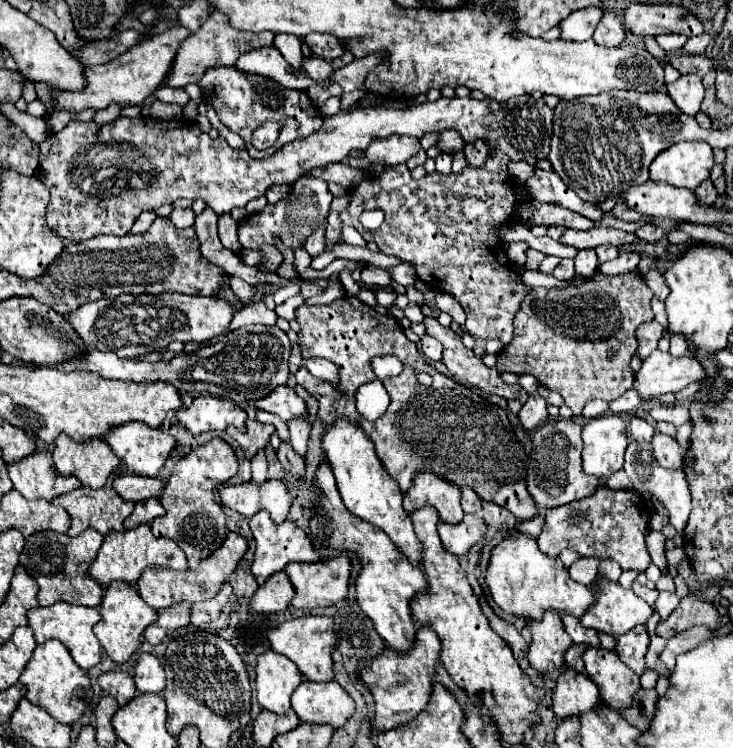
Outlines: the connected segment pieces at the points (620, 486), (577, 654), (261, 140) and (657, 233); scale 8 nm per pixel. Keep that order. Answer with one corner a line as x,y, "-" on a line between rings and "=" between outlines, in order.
619,470
617,474
613,474
613,476
607,478
605,486
607,486
607,488
613,488
613,490
625,490
625,488
631,490
631,480
627,478
627,474
625,474
623,470
=
571,646
569,650
567,650
567,654
565,654
565,666
569,668
569,670
575,670
575,672
585,672
585,668
583,668
583,652
585,652
587,648
585,646
=
267,121
263,123
259,128
253,133
253,146
257,150
267,150
275,144
277,136
279,136
282,126
279,123
273,121
=
645,224
645,226
641,226
641,228
635,230
635,236
637,236
639,240
643,240
643,242
655,244
655,242
659,242
659,240
663,238
663,230
659,230
659,228
651,226
651,224

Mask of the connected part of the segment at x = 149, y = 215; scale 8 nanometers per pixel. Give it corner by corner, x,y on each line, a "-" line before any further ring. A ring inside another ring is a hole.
143,212
143,214
137,218
137,222
133,224
131,232
133,232
133,234
141,234
141,232
147,232
147,230
149,230
149,226
153,224
153,218
155,218
155,216
157,216
155,212

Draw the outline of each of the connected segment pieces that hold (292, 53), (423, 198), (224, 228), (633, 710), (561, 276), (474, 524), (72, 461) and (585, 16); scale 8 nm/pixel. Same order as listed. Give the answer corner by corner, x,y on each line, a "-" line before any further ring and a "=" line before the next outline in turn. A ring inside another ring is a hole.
279,34
279,36
275,38
275,48
283,54
283,58
285,58
295,70
303,70
303,54
301,54
301,40
299,40
299,38
=
495,150
491,158
485,162
485,166
481,168
465,166
461,174
443,176
435,172
435,174
427,174
421,180
413,180
405,164
399,164
397,168
391,166
381,176
363,180
353,190
351,206
341,214
343,224
353,226
365,240
373,240
383,254
407,260
409,264
415,266
419,280
435,286
441,292
451,294
465,310
467,314
465,330
473,338
481,338
481,340
495,338
503,342
503,346
511,342
515,312
519,310
525,294
531,292
531,288
523,284
521,274
515,272
517,268
509,264
503,242
497,234
497,228
501,224
515,222
517,210
523,206
525,200
529,200
529,196
519,192
517,184
509,178
507,164
509,164
507,154
503,154
501,150
-
375,208
385,212
385,222
377,230
367,230
361,226
359,216
363,210
375,210
=
229,214
219,216
219,238
221,238
223,246
233,252
241,250
241,244
237,240
237,228
239,228
239,224
=
633,702
633,706
627,708
627,710
619,710
619,714
621,714
631,726
639,728
641,732
647,732
647,730
649,730
651,720
643,716
643,710
641,710
641,706
637,706
637,702
=
565,258
561,260
561,264
553,270
553,276
557,280
571,280
575,276
575,268
573,268
573,258
=
467,514
459,524
439,522
439,536
445,550
459,558
467,558
469,550
485,538
485,532
485,522
479,516
=
59,436
53,450
55,468
63,476
77,476
83,486
99,490
105,486
113,468
119,466
119,458
113,454
105,440
73,442
69,436
=
583,8
579,12
571,12
567,18
563,18
563,22
559,22
559,28
561,28
559,38
571,40
571,42
589,40
601,16
603,14
599,8

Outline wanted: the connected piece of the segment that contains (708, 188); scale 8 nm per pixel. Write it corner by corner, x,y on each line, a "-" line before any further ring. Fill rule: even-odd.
705,180
705,182
695,190
695,196
697,196
699,204
703,204
703,206
711,206
711,204
715,202
715,198
717,198
717,192
715,192
713,182
711,182
711,180

